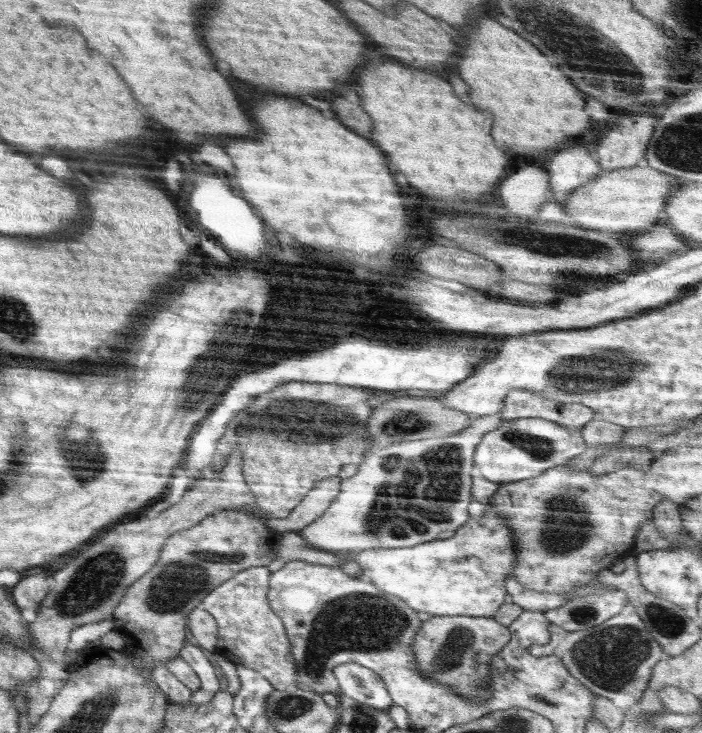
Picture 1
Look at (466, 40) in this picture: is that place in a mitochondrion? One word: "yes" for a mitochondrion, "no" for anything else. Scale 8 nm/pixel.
no

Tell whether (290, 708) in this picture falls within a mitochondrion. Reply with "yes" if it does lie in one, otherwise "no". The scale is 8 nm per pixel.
yes

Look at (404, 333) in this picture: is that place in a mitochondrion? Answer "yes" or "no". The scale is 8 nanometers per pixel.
no

